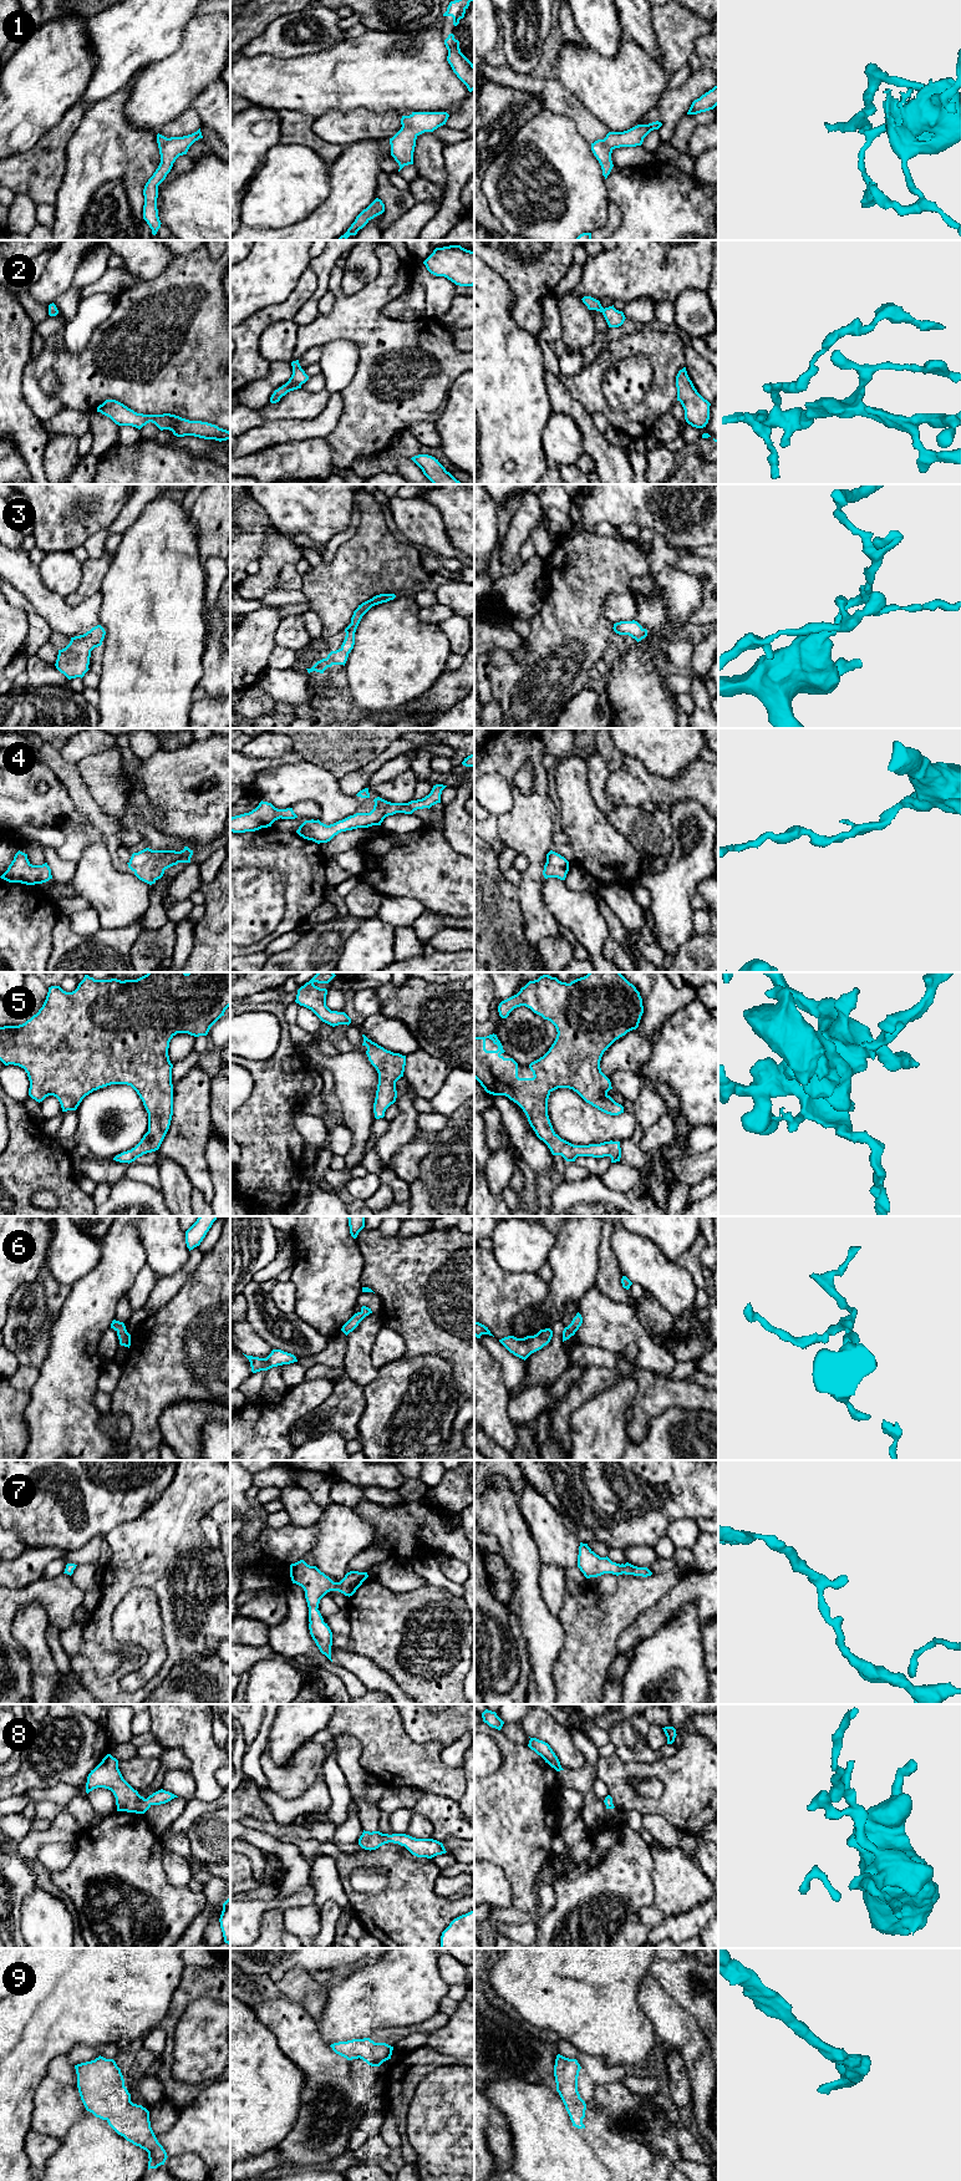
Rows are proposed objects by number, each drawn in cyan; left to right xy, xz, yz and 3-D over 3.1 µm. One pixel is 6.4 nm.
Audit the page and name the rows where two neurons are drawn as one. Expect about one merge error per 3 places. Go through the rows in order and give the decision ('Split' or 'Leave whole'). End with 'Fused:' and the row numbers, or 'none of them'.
1: Leave whole
2: Leave whole
3: Leave whole
4: Leave whole
5: Leave whole
6: Leave whole
7: Leave whole
8: Leave whole
9: Leave whole
Fused: none of them

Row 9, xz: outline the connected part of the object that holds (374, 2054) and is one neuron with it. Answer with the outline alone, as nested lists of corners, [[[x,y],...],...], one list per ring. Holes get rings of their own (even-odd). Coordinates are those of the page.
[[[370,2038],[339,2042],[330,2045],[332,2050],[347,2060],[362,2059],[371,2066],[380,2066],[391,2059],[393,2047],[386,2043],[375,2043]]]

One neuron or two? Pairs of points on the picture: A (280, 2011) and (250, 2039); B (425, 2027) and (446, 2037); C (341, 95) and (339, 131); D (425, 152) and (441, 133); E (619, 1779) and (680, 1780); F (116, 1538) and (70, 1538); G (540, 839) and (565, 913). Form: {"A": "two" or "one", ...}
{"A": "two", "B": "two", "C": "two", "D": "two", "E": "one", "F": "two", "G": "two"}

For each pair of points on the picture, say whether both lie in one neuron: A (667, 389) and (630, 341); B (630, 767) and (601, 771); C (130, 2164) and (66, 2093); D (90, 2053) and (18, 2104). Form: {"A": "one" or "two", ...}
{"A": "one", "B": "two", "C": "two", "D": "two"}

